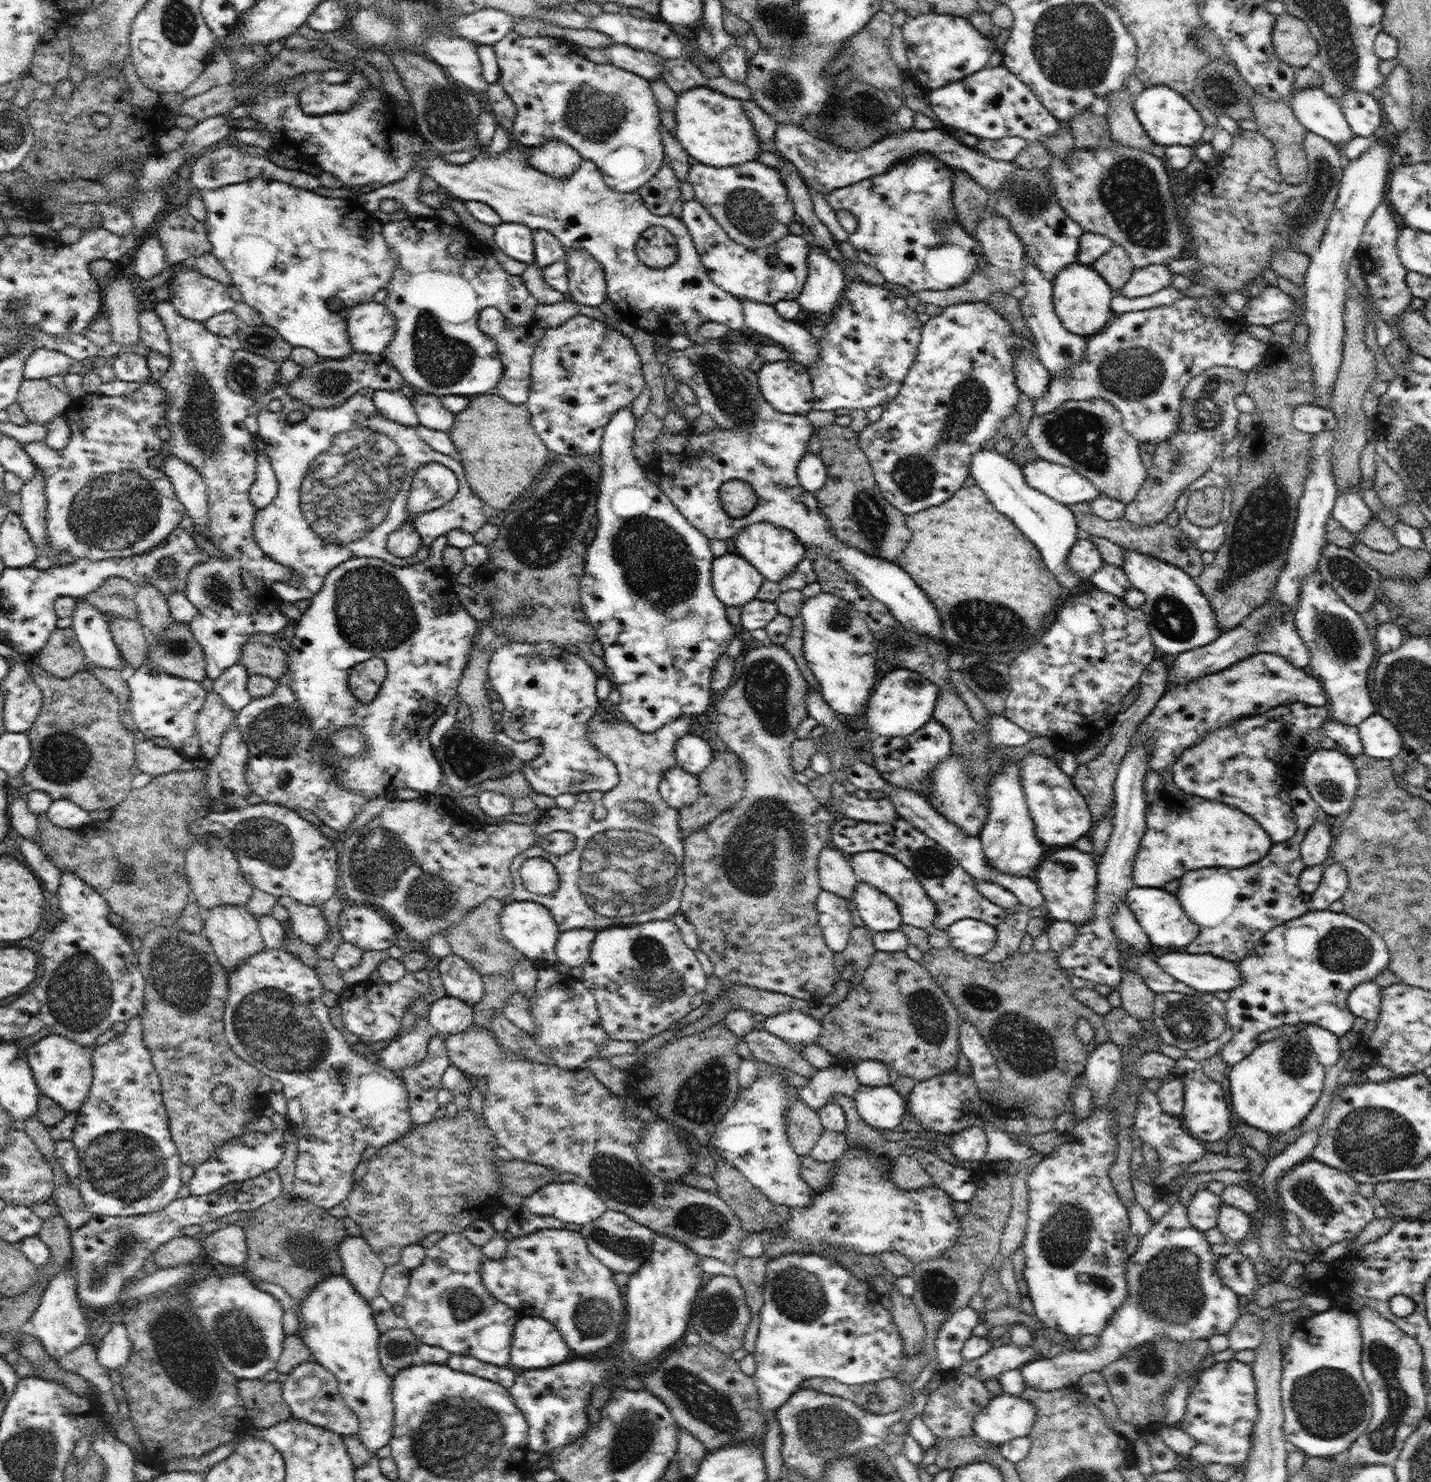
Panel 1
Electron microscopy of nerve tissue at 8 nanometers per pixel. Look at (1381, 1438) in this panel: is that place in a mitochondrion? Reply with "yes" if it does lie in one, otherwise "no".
yes

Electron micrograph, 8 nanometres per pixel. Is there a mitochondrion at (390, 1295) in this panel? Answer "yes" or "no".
no

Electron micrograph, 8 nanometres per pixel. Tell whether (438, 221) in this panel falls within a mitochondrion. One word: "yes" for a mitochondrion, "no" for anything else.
no

